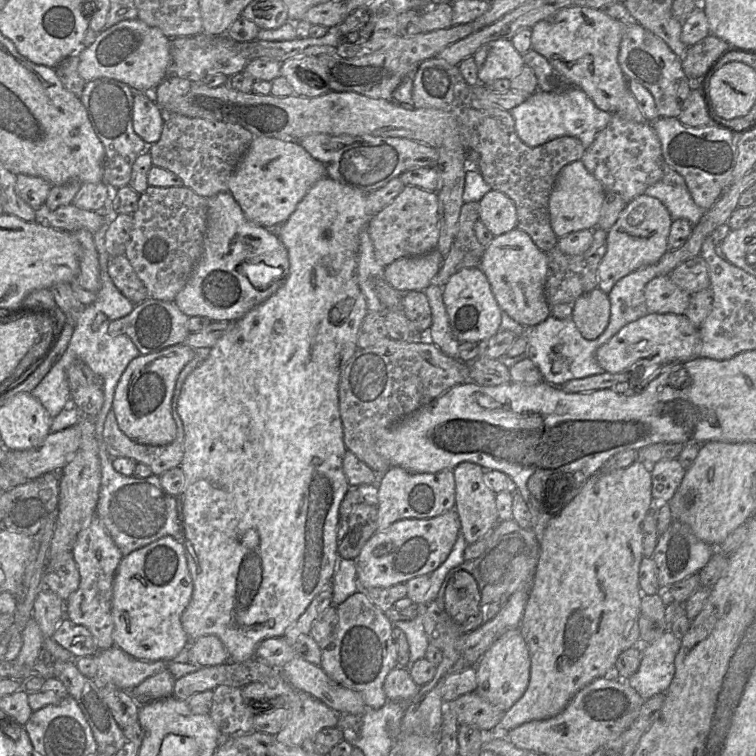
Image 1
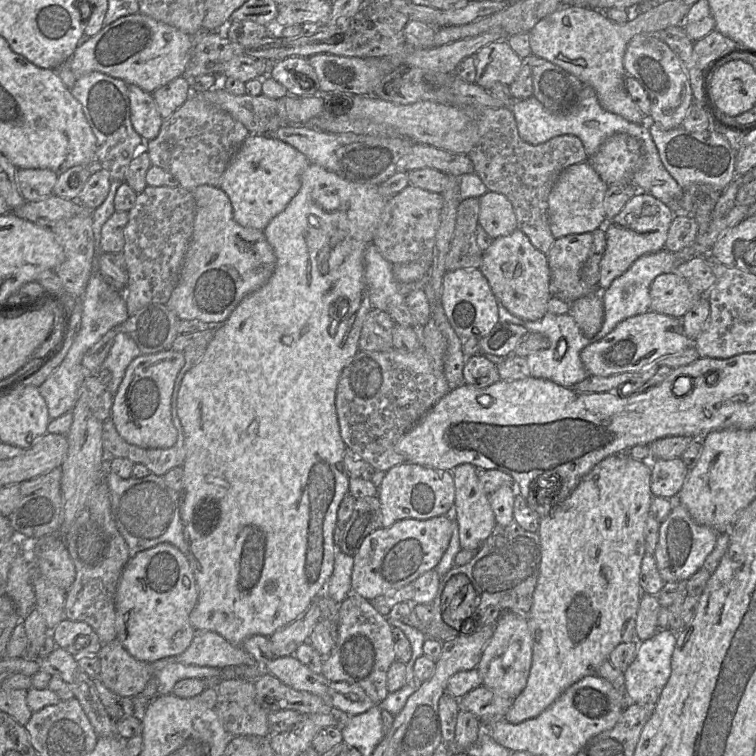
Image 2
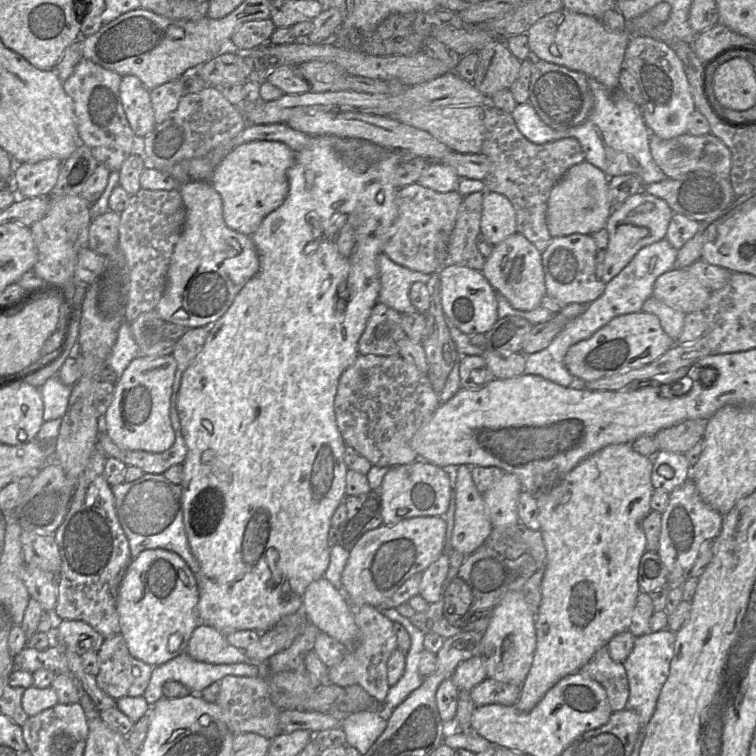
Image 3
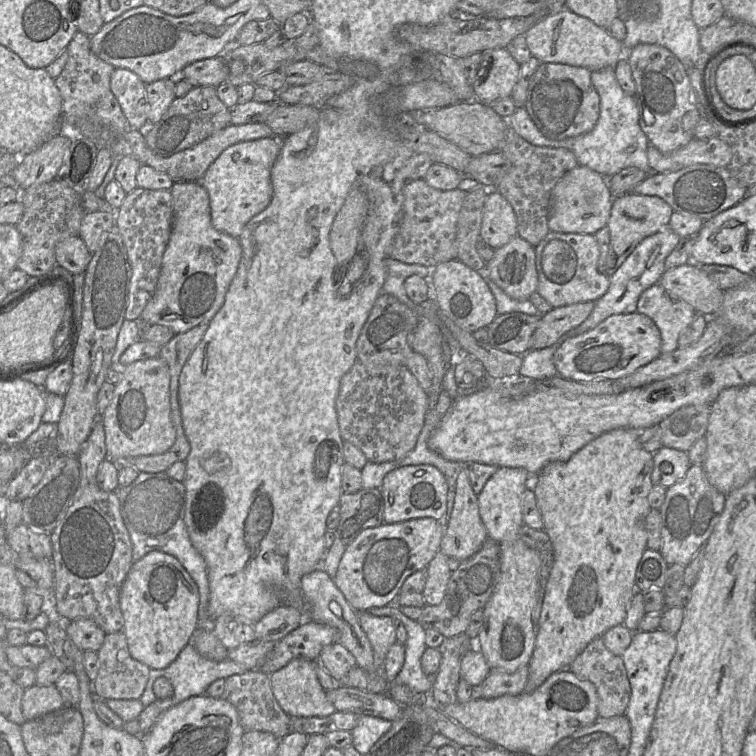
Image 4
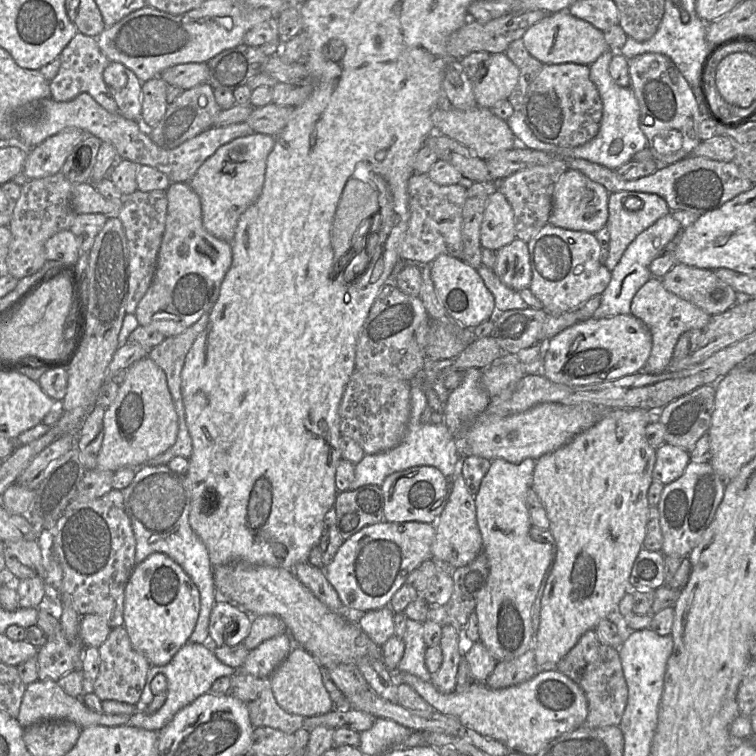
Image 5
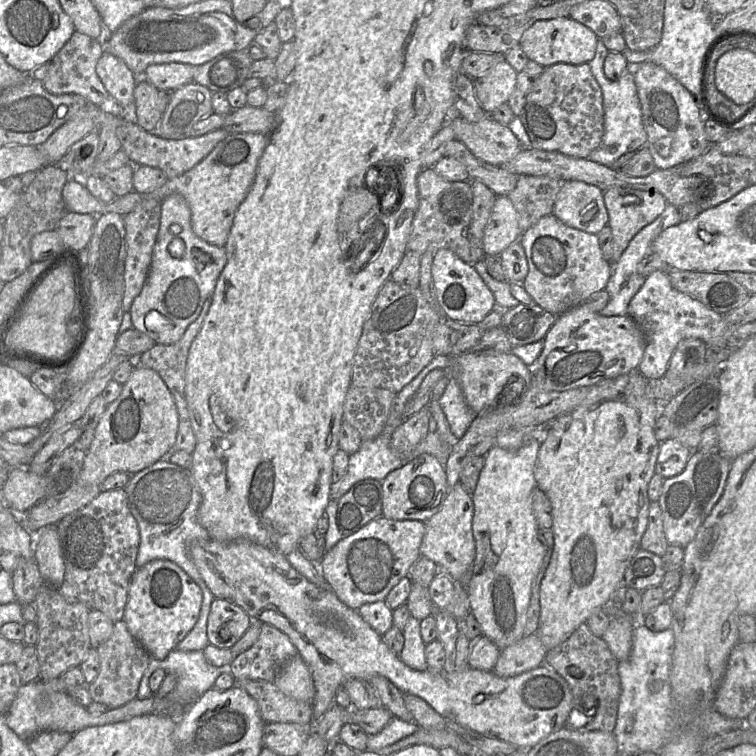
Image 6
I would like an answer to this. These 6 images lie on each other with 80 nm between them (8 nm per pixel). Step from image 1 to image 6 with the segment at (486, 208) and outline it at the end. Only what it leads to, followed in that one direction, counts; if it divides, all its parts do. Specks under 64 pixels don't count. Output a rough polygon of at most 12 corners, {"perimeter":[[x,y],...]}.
{"perimeter":[[497,196],[484,230],[485,255],[519,240],[518,214],[508,196]]}

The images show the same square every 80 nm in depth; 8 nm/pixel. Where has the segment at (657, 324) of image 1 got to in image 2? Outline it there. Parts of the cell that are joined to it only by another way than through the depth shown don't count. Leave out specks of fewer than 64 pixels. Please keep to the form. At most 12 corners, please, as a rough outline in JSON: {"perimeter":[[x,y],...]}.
{"perimeter":[[649,310],[587,345],[589,375],[636,372],[693,343],[682,318]]}

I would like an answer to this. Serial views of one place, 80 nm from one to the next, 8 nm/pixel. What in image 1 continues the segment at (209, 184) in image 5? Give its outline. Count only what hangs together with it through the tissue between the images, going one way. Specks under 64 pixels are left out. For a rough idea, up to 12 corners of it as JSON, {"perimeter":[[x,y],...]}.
{"perimeter":[[254,137],[228,180],[248,220],[290,217],[324,164],[296,140]]}

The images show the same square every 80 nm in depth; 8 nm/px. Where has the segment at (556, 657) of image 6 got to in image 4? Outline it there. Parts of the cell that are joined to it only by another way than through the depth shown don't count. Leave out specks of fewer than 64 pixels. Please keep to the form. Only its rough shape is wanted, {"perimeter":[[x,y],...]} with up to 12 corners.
{"perimeter":[[593,639],[568,668],[591,682],[598,718],[624,715],[631,687],[621,656]]}

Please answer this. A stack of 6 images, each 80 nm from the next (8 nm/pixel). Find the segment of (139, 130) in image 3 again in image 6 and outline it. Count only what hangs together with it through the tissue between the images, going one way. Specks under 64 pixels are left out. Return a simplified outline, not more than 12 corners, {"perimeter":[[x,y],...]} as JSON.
{"perimeter":[[105,50],[96,73],[115,102],[134,101],[138,77]]}

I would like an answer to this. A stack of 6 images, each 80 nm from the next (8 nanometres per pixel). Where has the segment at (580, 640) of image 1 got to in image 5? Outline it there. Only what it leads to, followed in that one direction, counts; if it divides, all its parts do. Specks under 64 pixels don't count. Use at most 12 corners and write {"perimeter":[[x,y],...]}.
{"perimeter":[[615,408],[535,462],[554,669],[630,590],[656,449]]}

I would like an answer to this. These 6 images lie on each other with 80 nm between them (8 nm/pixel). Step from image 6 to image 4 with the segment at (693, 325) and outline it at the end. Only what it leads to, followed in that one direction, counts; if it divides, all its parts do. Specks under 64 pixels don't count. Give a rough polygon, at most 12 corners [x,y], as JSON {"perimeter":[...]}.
{"perimeter":[[656,283],[642,292],[637,312],[661,334],[661,353],[697,315]]}

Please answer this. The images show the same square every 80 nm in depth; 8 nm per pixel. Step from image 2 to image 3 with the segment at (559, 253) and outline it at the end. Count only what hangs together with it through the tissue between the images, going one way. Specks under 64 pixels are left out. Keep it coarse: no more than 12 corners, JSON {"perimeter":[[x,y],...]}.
{"perimeter":[[592,235],[553,237],[541,252],[546,295],[589,304],[596,276]]}

